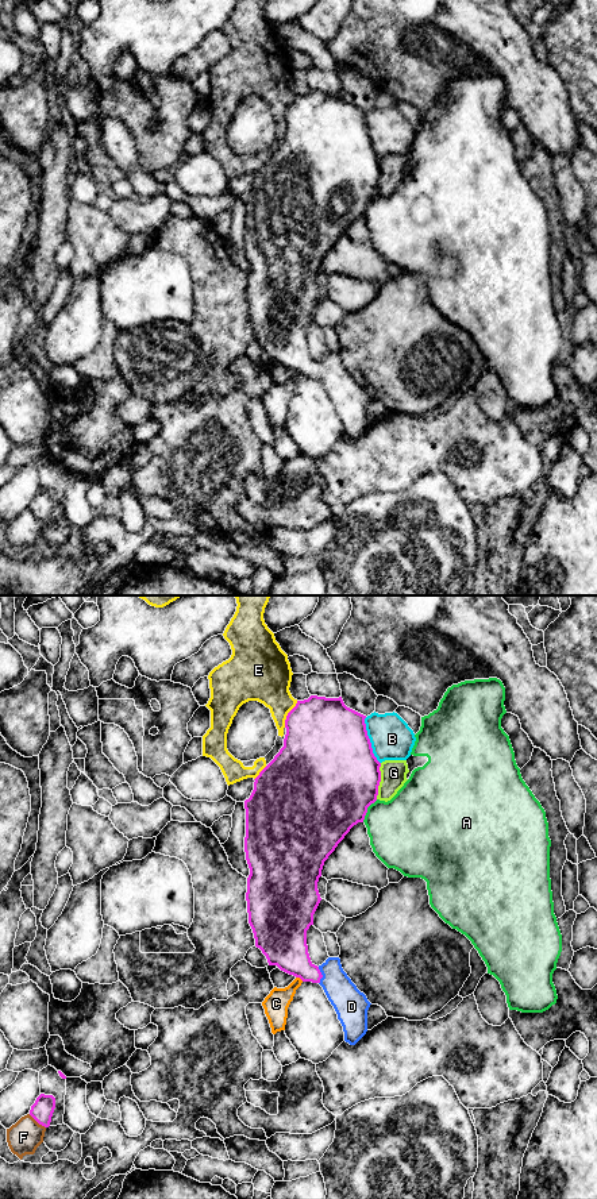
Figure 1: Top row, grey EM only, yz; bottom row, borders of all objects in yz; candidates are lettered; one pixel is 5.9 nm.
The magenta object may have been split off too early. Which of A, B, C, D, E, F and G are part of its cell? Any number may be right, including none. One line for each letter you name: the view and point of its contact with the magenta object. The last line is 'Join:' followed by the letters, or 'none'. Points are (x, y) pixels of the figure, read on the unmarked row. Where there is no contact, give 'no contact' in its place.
D: meets magenta in yz at (322, 370)
Join: D

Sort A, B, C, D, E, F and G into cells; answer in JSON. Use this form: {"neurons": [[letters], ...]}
{"neurons": [["A"], ["B"], ["C"], ["D"], ["E"], ["F"], ["G"]]}

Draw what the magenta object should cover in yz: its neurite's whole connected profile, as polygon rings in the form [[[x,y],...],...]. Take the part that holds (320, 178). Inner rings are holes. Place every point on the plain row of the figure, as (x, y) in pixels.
[[[311,90],[308,95],[297,96],[285,115],[284,142],[254,174],[254,185],[244,196],[244,247],[250,263],[246,296],[255,342],[266,351],[269,361],[277,361],[303,377],[319,378],[323,382],[343,421],[344,436],[350,440],[355,440],[366,429],[367,405],[371,398],[343,366],[339,352],[328,352],[319,362],[311,356],[307,325],[313,320],[313,309],[321,296],[317,277],[324,257],[350,224],[363,217],[367,203],[377,196],[381,158],[373,149],[365,113],[366,111],[347,103],[342,92]]]

